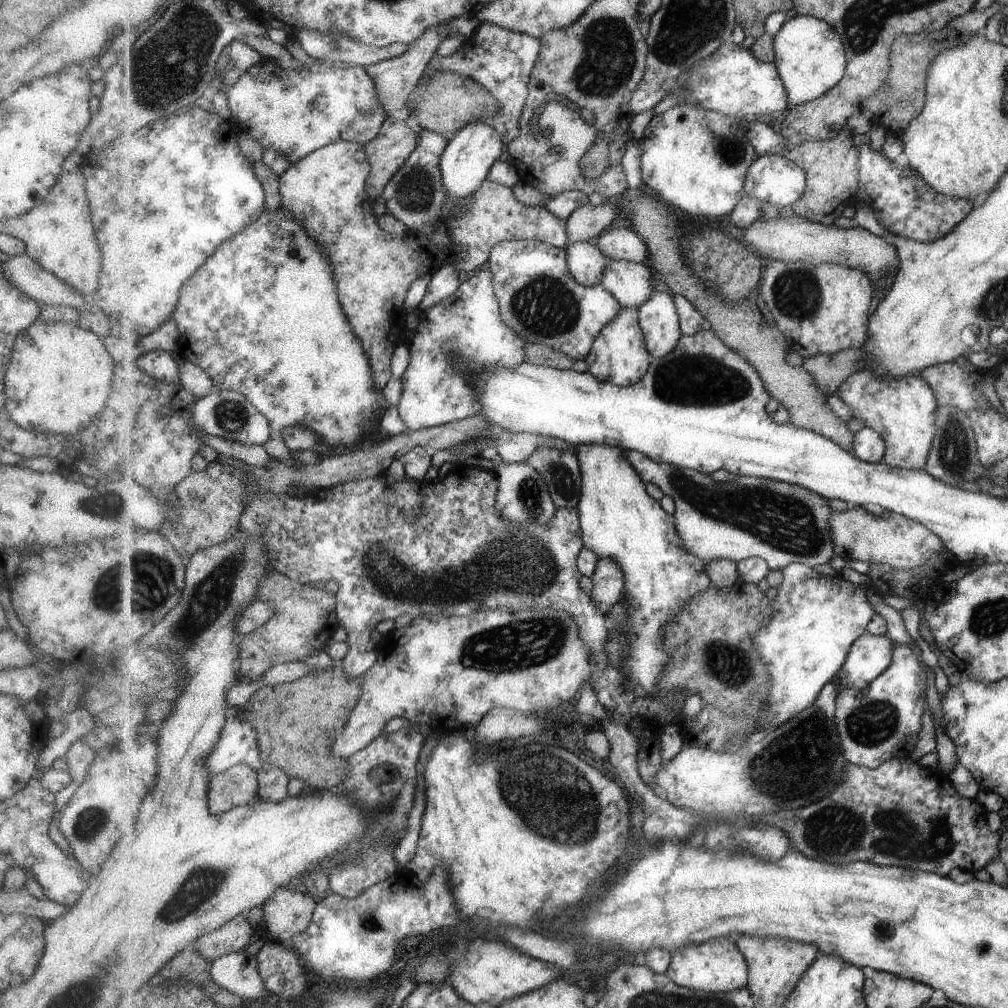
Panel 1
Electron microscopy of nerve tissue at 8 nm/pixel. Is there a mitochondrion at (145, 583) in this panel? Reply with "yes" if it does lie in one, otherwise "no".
yes

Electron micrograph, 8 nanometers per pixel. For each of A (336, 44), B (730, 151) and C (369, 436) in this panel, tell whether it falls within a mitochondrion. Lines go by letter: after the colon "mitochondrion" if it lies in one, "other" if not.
A: mitochondrion
B: mitochondrion
C: other

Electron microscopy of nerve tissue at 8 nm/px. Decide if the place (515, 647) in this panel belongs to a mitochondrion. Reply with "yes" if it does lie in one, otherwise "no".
yes

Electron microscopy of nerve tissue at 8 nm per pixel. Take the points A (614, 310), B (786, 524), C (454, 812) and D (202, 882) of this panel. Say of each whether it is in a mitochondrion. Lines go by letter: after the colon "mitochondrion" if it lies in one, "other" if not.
A: other
B: mitochondrion
C: other
D: mitochondrion

